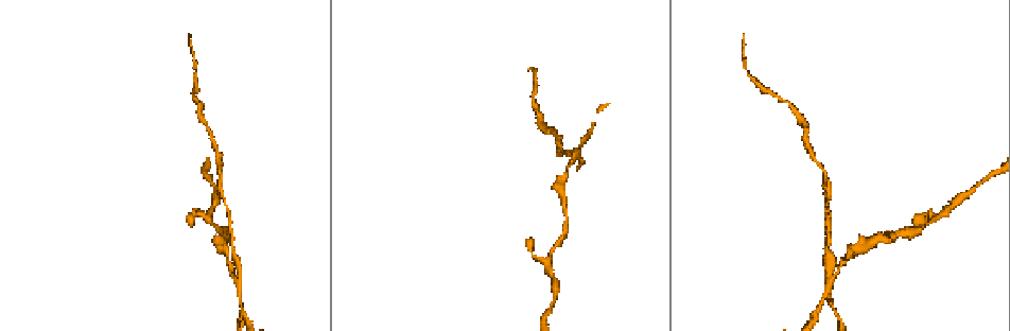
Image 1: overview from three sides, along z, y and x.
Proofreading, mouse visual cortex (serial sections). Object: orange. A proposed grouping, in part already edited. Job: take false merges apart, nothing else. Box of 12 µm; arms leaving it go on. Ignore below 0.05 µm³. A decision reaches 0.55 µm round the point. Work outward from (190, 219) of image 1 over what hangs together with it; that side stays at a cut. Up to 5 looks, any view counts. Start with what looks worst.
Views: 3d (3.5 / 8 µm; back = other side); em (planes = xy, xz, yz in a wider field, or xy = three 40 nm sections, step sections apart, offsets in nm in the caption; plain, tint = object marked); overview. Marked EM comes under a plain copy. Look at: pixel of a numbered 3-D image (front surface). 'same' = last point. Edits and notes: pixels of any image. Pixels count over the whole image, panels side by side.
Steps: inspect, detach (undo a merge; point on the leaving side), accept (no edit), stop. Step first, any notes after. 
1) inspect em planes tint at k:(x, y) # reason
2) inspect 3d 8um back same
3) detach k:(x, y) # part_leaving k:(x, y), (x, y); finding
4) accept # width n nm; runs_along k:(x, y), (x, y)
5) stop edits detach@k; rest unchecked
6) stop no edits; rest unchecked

inspect 3d 3.5um at 1:(888, 240) # thin neck

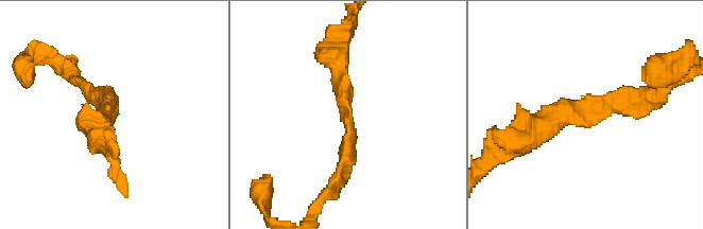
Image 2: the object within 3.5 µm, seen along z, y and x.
inspect em xy step 5 tint at 2:(581, 116) # arm_widths 250, 300 nm

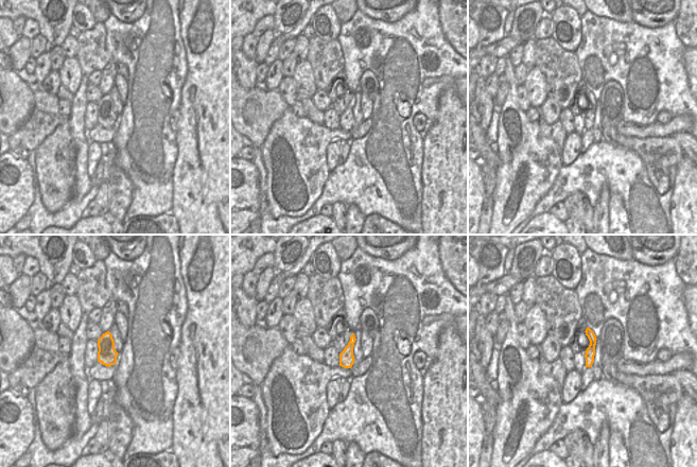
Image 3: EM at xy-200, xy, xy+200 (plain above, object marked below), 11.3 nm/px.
accept # runs_along 2:(643, 100), (517, 136); one cell here

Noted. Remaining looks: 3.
inspect 3d 3.5um back at 1:(569, 164) # three arms meet

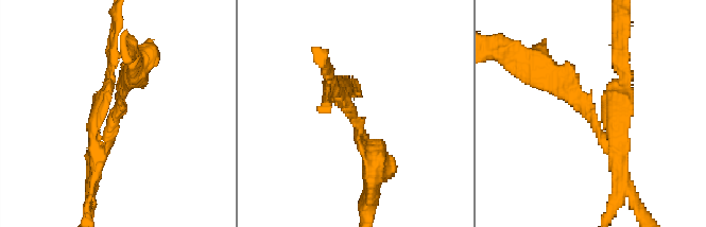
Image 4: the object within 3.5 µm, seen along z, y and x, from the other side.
inspect em planes tint at 4:(352, 113) # arms 3; arm_widths 150, 200, 250 nm; shape alone is not enough

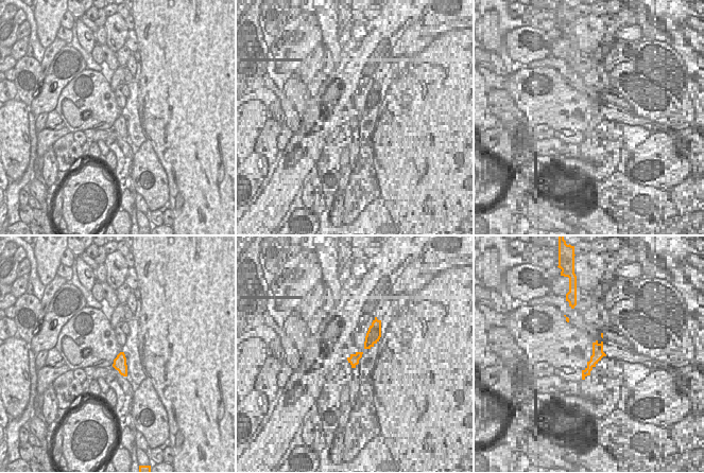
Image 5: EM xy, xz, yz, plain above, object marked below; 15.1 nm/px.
detach 4:(610, 88) # part_leaving 4:(601, 120), (623, 77), (618, 25); a second cell is stuck on

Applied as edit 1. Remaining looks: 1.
stop edits detach@4; rest unchecked

